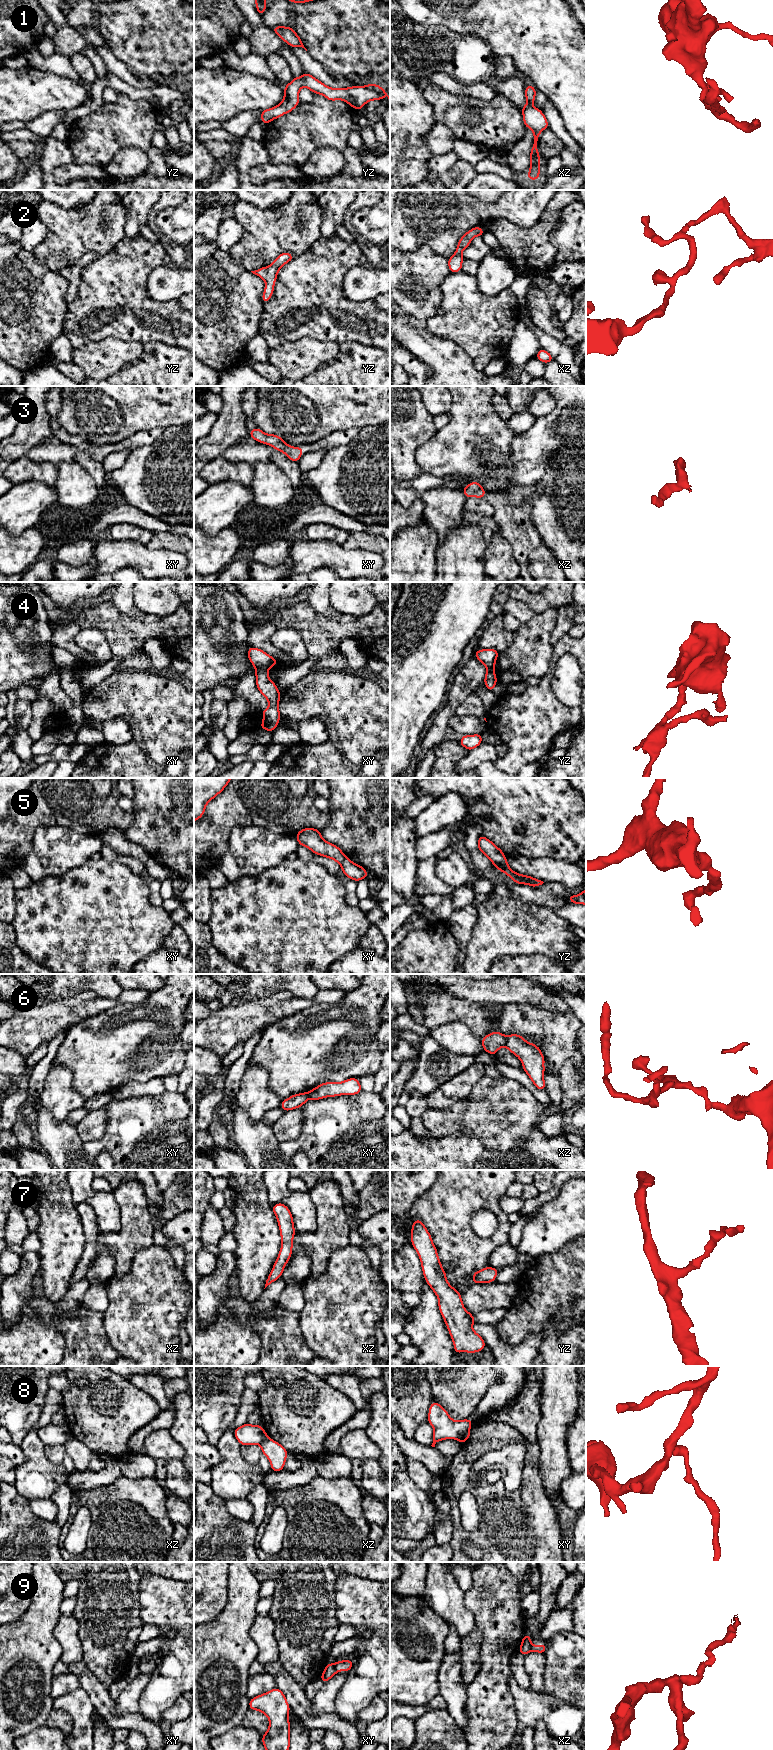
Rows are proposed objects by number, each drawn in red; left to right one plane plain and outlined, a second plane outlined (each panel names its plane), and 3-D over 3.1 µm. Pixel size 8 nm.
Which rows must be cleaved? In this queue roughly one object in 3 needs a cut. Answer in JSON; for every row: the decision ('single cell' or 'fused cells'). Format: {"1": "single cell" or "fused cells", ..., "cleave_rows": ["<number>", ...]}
{"1": "single cell", "2": "single cell", "3": "single cell", "4": "fused cells", "5": "fused cells", "6": "fused cells", "7": "single cell", "8": "fused cells", "9": "fused cells", "cleave_rows": ["4", "5", "6", "8", "9"]}

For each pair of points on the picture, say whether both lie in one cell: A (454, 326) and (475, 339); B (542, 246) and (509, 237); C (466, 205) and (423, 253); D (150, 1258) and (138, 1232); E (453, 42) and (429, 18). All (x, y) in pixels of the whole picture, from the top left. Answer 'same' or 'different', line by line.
A: same
B: same
C: different
D: different
E: different

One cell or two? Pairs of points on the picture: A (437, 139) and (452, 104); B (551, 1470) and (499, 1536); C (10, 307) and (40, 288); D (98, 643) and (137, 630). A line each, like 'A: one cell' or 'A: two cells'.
A: two cells
B: two cells
C: one cell
D: two cells

